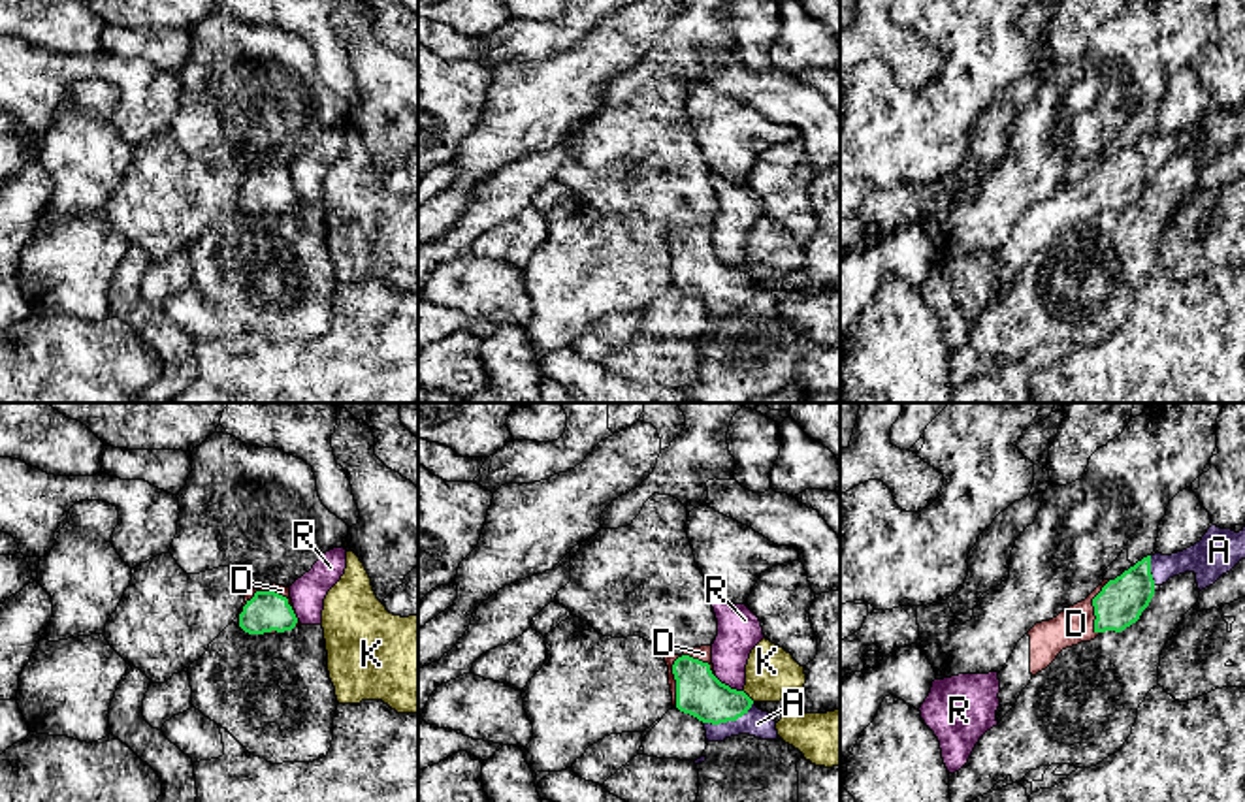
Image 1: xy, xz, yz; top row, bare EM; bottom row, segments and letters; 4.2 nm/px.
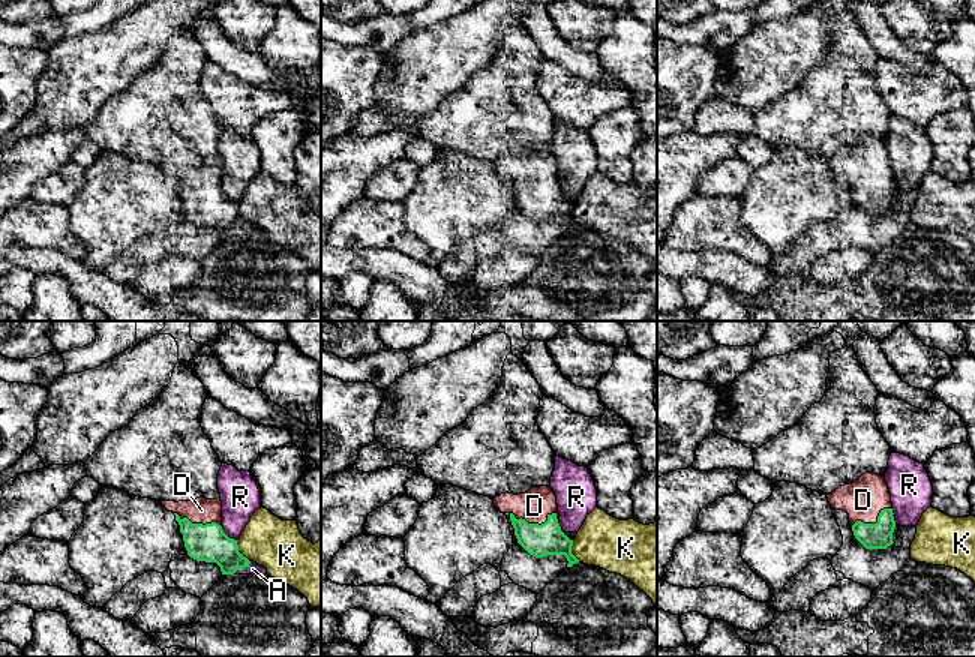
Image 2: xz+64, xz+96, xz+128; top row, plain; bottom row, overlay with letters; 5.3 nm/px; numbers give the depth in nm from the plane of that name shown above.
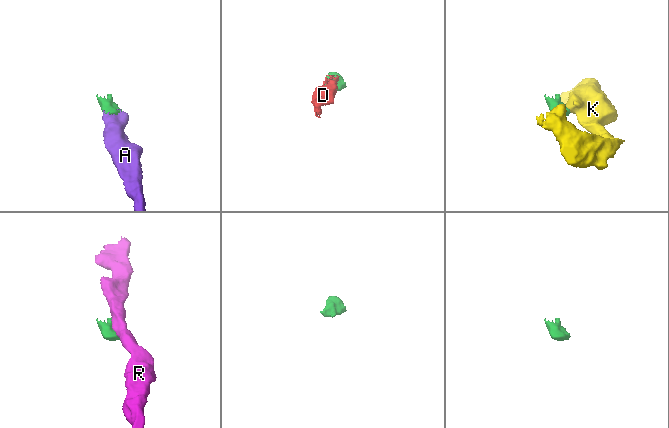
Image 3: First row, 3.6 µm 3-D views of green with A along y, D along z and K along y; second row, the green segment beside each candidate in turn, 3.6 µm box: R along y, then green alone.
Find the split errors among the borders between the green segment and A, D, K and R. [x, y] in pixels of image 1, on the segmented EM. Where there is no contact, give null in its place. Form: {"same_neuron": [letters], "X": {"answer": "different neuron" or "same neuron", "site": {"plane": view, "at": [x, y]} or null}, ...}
{"same_neuron": ["A", "D"], "A": {"answer": "same neuron", "site": {"plane": "xz", "at": [727, 720]}}, "D": {"answer": "same neuron", "site": {"plane": "xz", "at": [673, 667]}}, "K": {"answer": "different neuron", "site": {"plane": "xz", "at": [746, 695]}}, "R": {"answer": "different neuron", "site": {"plane": "xz", "at": [727, 686]}}}

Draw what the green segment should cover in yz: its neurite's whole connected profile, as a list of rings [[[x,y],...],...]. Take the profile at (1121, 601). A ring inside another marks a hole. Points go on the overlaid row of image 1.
[[[1211,525],[1194,546],[1172,555],[1147,555],[1115,580],[1104,580],[1085,601],[1049,621],[1036,623],[1017,642],[998,672],[996,721],[1002,721],[1030,680],[1045,670],[1062,650],[1091,642],[1106,631],[1121,633],[1136,623],[1149,606],[1156,585],[1173,576],[1194,572],[1202,591],[1241,559],[1245,559],[1245,527],[1236,533]]]

